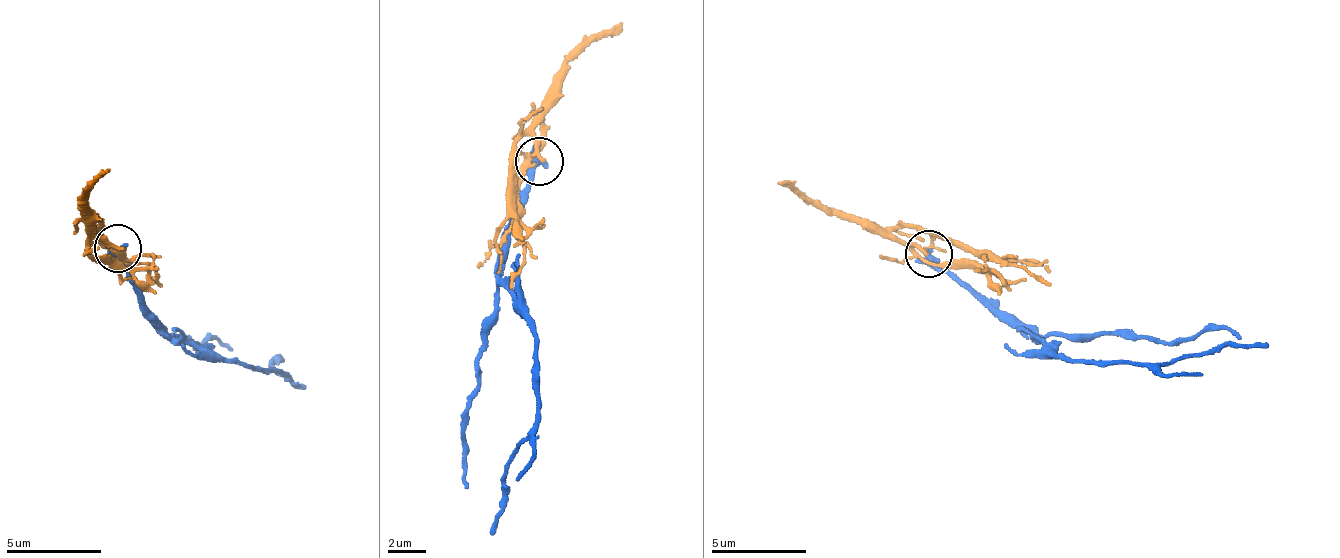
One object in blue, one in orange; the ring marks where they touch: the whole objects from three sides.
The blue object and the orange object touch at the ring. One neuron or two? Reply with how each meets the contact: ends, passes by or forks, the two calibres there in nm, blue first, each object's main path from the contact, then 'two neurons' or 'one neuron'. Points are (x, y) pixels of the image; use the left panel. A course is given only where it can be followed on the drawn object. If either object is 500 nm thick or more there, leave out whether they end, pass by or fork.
550/200 nm | blue via (116, 249), (152, 314), (171, 334), (245, 369), (287, 372), (272, 360), (285, 361), (280, 358) | orange via (116, 249), (99, 239), (89, 244), (95, 259), (126, 257), (150, 262), (160, 287) | two neurons

